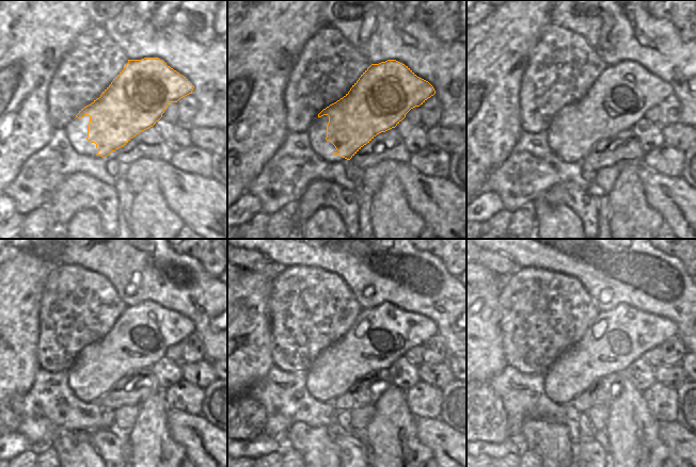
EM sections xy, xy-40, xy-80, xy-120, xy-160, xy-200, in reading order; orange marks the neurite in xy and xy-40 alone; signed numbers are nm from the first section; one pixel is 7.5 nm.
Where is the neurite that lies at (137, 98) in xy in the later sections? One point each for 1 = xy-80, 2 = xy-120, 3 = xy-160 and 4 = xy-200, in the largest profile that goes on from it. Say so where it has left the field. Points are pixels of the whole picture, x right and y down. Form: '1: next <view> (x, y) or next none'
1: next xy-80 (623, 93)
2: next xy-120 (142, 334)
3: next xy-160 (381, 335)
4: next xy-200 (617, 337)

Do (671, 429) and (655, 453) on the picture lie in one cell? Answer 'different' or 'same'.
different

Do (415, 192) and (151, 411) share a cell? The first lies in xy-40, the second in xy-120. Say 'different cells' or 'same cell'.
different cells

